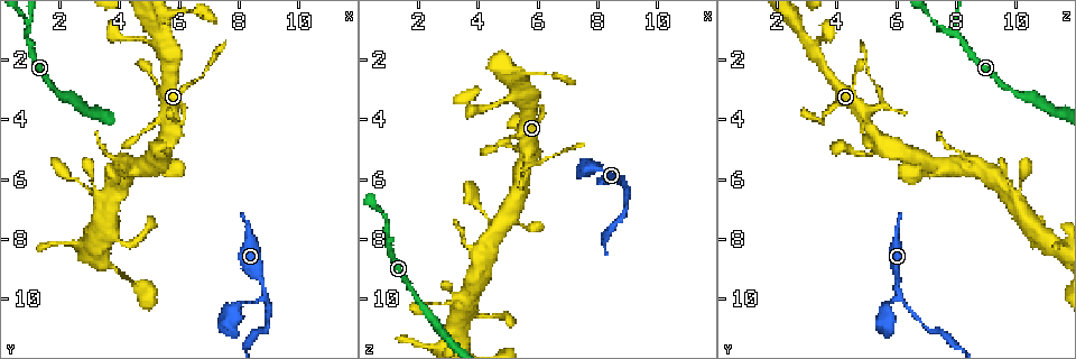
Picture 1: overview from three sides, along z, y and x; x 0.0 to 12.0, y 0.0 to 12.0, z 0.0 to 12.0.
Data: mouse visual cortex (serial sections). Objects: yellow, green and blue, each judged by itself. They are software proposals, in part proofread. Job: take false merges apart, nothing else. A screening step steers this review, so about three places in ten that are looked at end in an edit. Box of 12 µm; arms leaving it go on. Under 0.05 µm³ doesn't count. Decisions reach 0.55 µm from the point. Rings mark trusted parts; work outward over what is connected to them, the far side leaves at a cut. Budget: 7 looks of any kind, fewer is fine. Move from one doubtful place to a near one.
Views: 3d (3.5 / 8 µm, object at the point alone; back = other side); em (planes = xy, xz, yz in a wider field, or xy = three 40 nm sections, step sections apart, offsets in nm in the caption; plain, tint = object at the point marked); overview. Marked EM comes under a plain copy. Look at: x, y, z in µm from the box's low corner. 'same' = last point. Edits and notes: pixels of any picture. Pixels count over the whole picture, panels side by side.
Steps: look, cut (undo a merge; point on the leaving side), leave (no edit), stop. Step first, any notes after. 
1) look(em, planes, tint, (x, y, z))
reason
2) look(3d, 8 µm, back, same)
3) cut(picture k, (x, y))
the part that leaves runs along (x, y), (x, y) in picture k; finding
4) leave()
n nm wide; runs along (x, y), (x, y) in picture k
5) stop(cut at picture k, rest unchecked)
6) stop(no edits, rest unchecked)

look(3d, 3.5 µm, (5.6, 3.6, 5.5))
thick turns thin

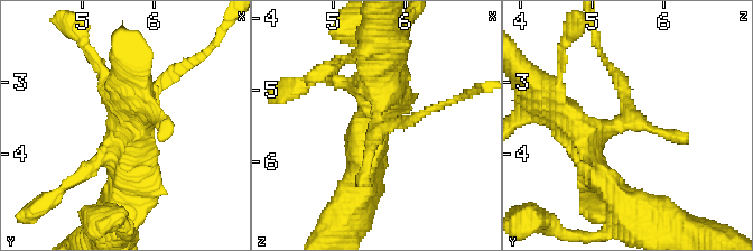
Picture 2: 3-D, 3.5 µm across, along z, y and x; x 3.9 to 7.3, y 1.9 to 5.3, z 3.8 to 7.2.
look(em, xy, step 2, tint, (5.60, 3.60, 5.45))

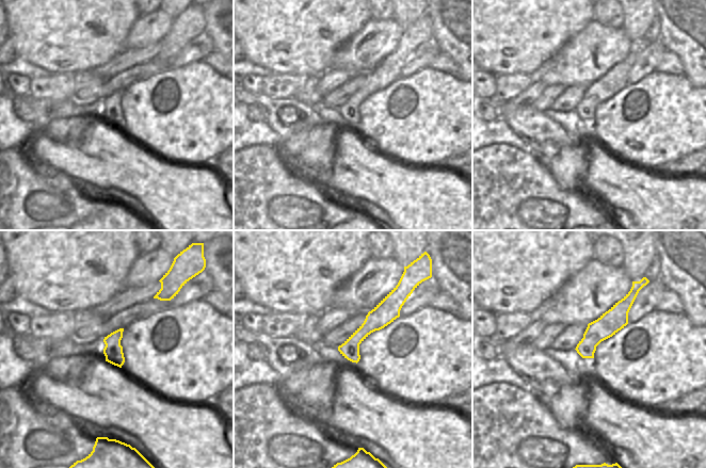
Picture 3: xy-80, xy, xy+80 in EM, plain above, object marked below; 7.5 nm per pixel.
cut(picture 2, (624, 87))
border along (112, 344), (110, 354), (117, 365) in picture 3; two cells meet here

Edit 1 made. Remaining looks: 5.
look(overview)

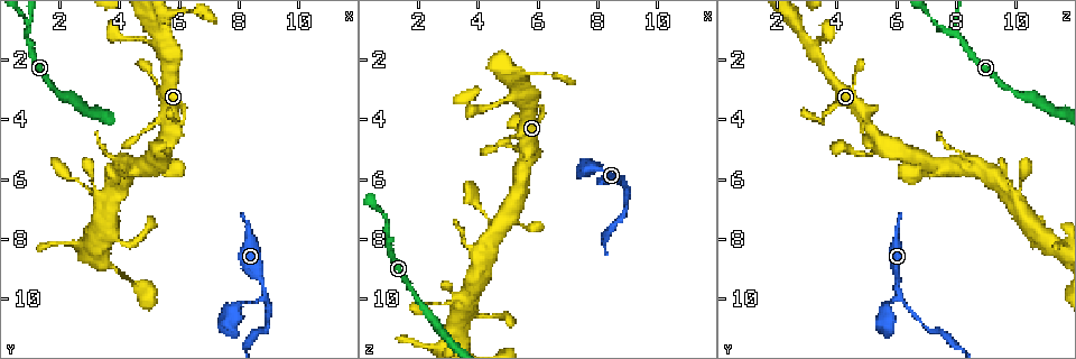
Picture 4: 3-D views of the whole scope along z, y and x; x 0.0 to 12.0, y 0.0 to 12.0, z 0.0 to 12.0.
look(3d, 3.5 µm, (8.8, 9.9, 6.0))
a fork

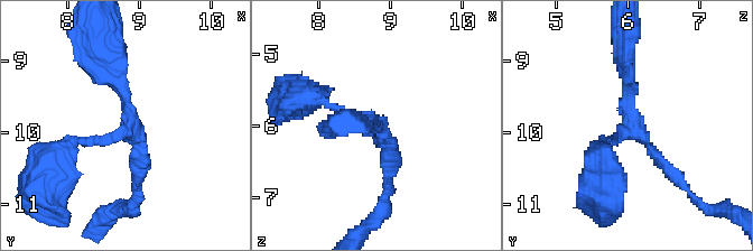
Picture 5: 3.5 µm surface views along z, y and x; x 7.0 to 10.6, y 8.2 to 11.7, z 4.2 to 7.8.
look(em, xy, step 2, tint, (8.85, 9.90, 6.10))
3 arms; arms of 100, 200, 250 nm

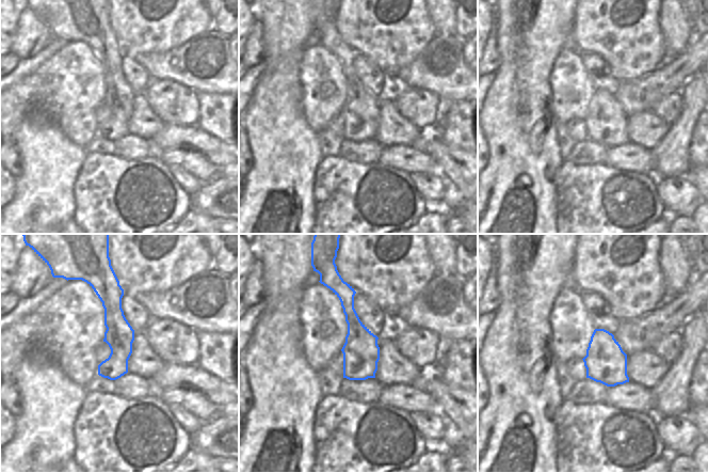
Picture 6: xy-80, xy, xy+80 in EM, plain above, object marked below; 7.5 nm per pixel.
look(em, planes, tint, same)
another direction

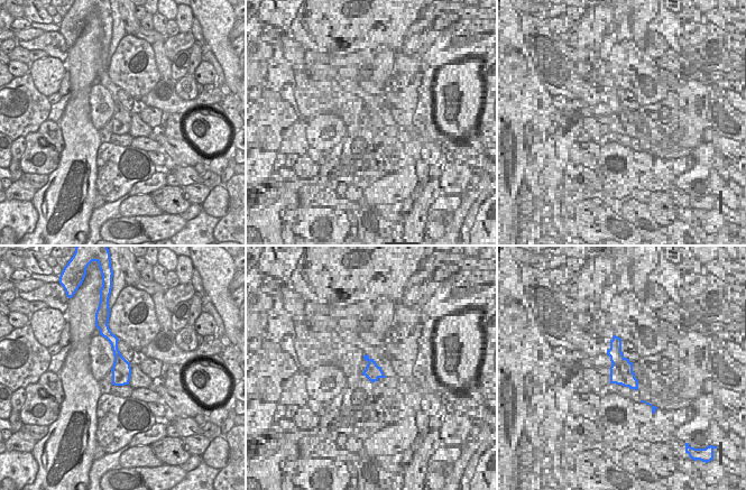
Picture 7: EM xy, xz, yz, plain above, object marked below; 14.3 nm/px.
leave()
runs along (623, 57), (634, 126), (603, 140) in picture 5; one cell here

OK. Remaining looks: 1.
stop(cut at picture 2, rest unchecked)

